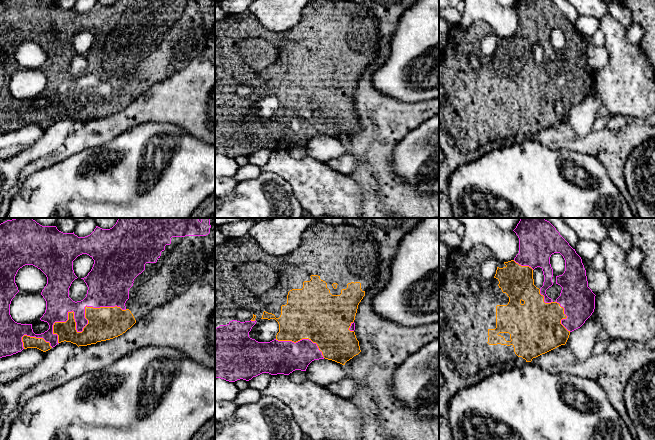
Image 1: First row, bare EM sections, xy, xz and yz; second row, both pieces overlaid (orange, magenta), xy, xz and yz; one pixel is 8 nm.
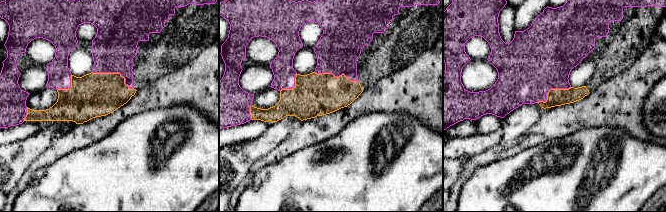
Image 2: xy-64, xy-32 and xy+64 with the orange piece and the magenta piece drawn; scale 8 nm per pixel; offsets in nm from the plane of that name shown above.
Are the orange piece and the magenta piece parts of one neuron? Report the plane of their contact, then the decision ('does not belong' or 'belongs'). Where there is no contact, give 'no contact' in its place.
xy | belongs

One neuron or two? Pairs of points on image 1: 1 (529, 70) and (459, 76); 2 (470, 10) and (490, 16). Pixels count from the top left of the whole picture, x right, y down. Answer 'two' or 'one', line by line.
1: one
2: one

